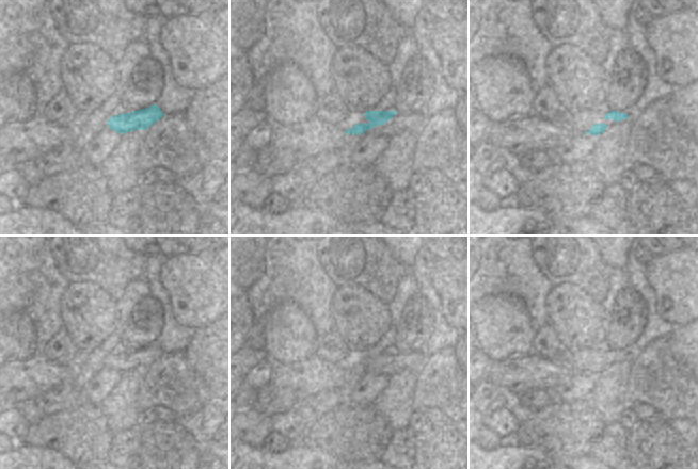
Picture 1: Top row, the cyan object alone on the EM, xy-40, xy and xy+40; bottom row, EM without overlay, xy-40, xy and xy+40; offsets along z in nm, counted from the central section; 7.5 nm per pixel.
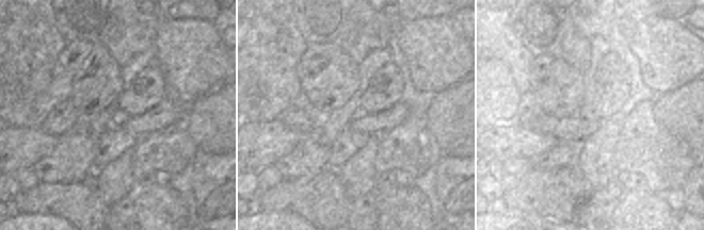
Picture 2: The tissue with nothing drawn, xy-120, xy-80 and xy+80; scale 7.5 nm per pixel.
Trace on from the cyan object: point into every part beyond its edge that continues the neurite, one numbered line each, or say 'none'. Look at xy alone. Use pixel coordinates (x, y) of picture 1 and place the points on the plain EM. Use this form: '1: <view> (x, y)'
none

